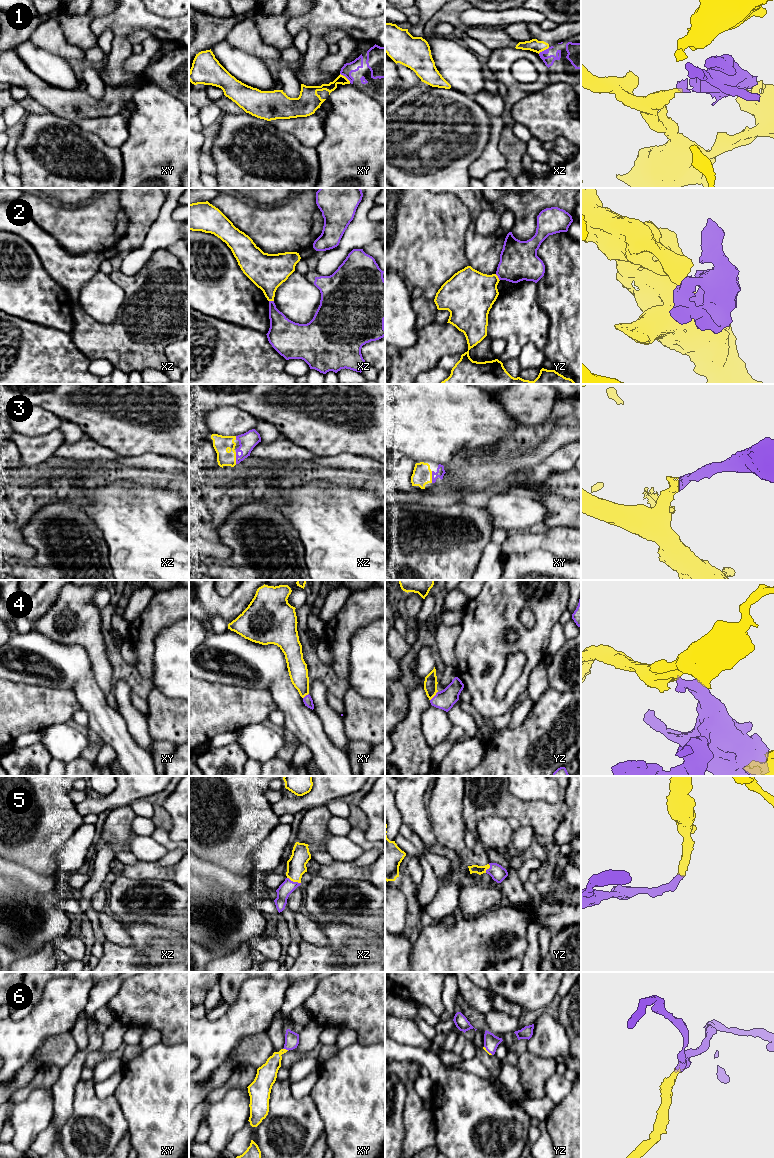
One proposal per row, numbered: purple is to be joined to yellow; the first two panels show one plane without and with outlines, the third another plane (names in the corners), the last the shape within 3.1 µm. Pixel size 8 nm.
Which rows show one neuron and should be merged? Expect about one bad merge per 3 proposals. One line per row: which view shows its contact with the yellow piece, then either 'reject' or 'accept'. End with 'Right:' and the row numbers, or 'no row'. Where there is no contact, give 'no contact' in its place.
1: contact in xy; reject
2: contact in yz; reject
3: contact in xz; accept
4: contact in yz; accept
5: contact in xz; accept
6: contact in xy; accept
Right: 3, 4, 5, 6

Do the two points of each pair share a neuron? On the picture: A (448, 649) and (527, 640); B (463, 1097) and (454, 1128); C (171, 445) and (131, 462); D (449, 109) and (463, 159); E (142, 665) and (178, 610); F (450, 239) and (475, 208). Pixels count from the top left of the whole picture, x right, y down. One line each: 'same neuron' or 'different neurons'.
A: different neurons
B: same neuron
C: different neurons
D: same neuron
E: same neuron
F: different neurons

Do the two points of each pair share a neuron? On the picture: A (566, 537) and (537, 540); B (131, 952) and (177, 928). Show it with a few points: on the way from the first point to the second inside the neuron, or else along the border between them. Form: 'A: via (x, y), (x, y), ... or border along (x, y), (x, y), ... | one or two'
A: via (559, 539), (544, 539) | one
B: border along (169, 929), (171, 934) | two

